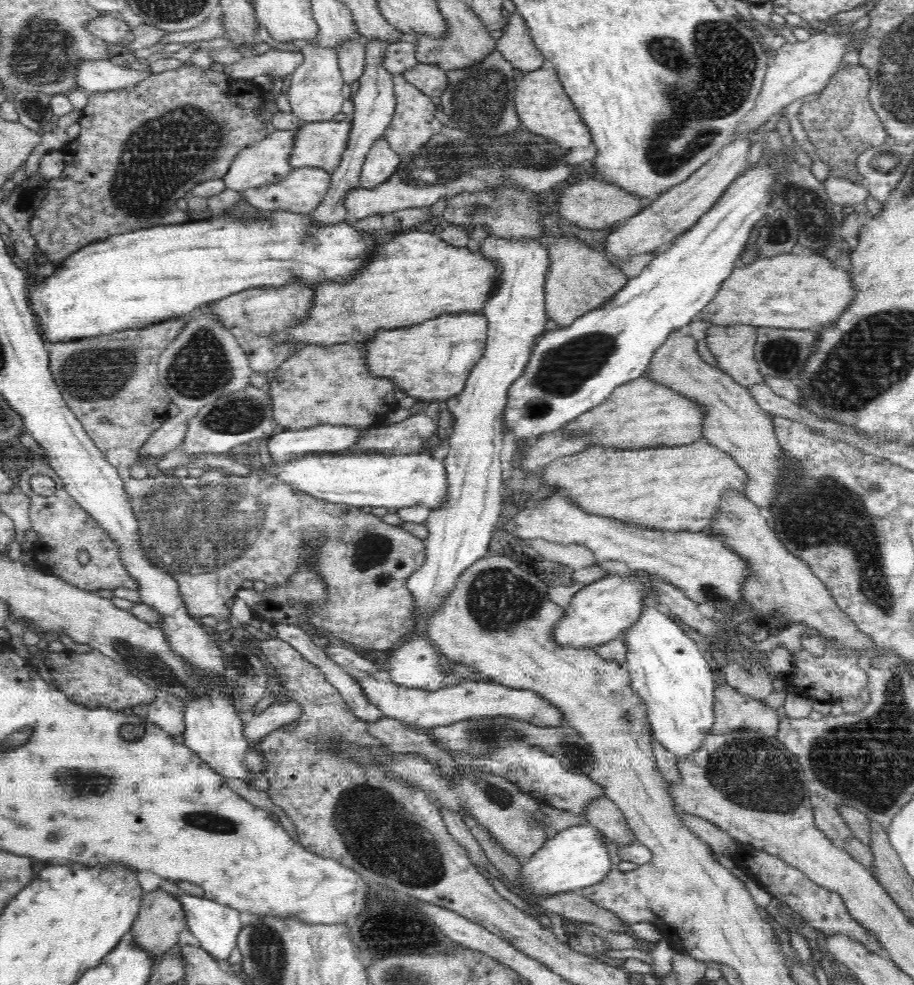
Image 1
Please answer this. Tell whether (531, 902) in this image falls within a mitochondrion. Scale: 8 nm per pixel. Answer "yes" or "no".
no

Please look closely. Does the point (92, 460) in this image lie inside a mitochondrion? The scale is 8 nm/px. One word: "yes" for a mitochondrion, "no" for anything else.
no

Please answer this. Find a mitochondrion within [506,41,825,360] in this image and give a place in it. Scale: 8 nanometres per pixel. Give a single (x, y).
(782, 230)

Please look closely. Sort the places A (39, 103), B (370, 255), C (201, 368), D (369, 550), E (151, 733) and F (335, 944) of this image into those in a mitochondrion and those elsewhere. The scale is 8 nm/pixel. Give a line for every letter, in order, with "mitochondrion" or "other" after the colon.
A: mitochondrion
B: other
C: mitochondrion
D: mitochondrion
E: other
F: other

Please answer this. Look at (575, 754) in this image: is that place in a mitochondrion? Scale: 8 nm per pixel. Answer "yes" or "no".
yes

